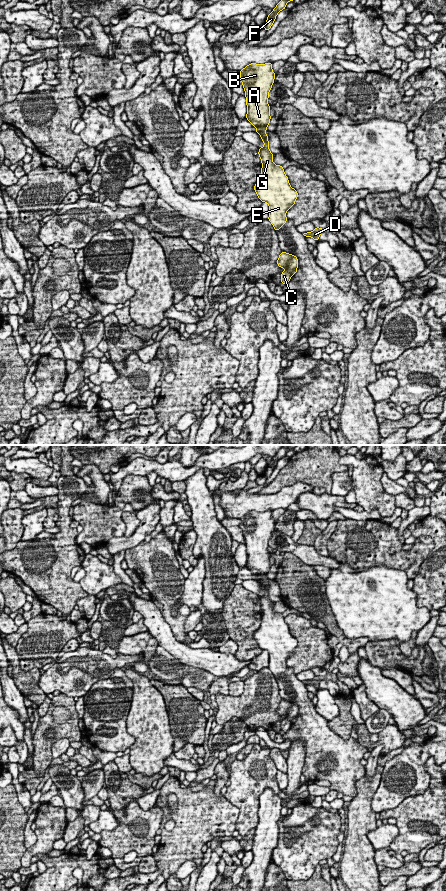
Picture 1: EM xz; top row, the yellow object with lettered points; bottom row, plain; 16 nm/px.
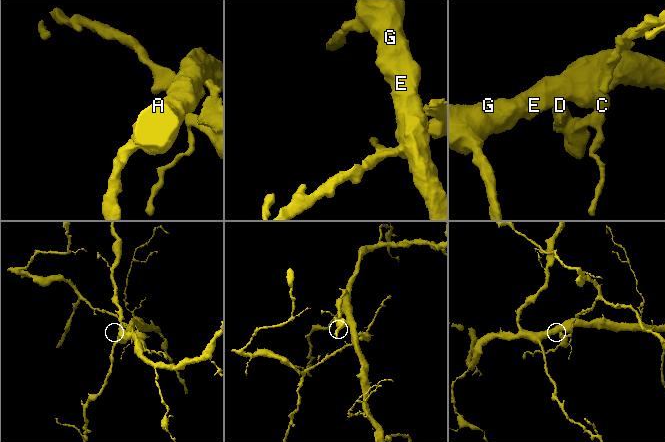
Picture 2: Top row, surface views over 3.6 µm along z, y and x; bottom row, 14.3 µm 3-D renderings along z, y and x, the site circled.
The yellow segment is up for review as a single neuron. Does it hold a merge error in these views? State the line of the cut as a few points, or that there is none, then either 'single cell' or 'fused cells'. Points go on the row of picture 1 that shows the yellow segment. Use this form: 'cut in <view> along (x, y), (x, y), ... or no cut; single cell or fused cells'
cut in xz along (285, 270), (291, 275); fused cells

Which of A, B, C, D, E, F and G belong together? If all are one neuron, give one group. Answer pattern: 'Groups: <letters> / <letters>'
Groups: A B E F G / C D

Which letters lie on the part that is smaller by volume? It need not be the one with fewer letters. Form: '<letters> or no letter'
C, D

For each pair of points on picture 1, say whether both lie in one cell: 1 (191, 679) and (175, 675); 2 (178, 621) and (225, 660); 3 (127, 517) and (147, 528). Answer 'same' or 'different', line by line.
1: different
2: different
3: different

